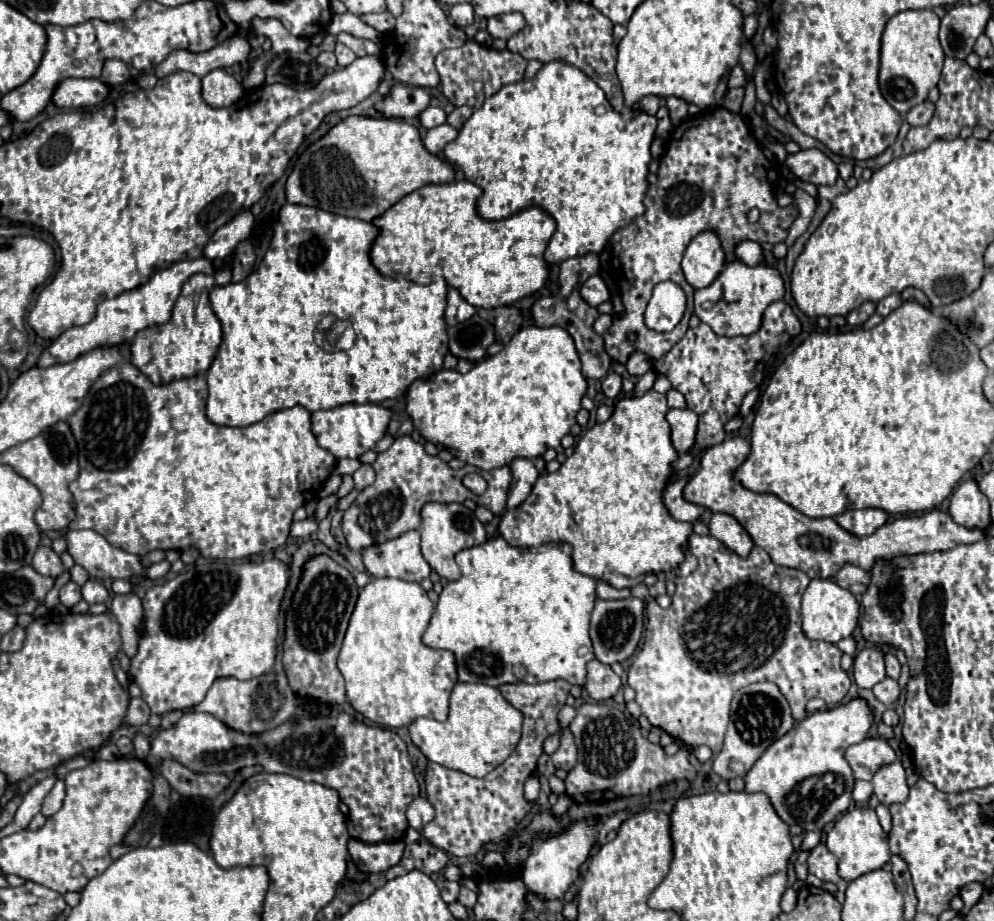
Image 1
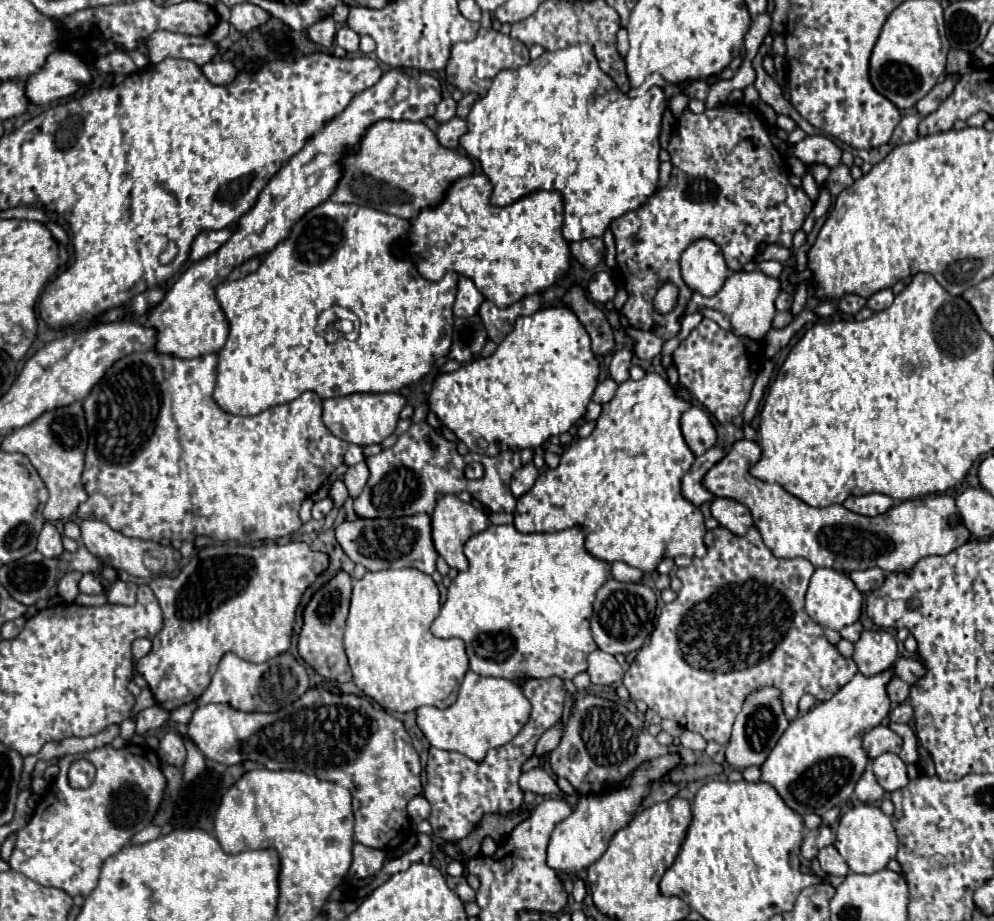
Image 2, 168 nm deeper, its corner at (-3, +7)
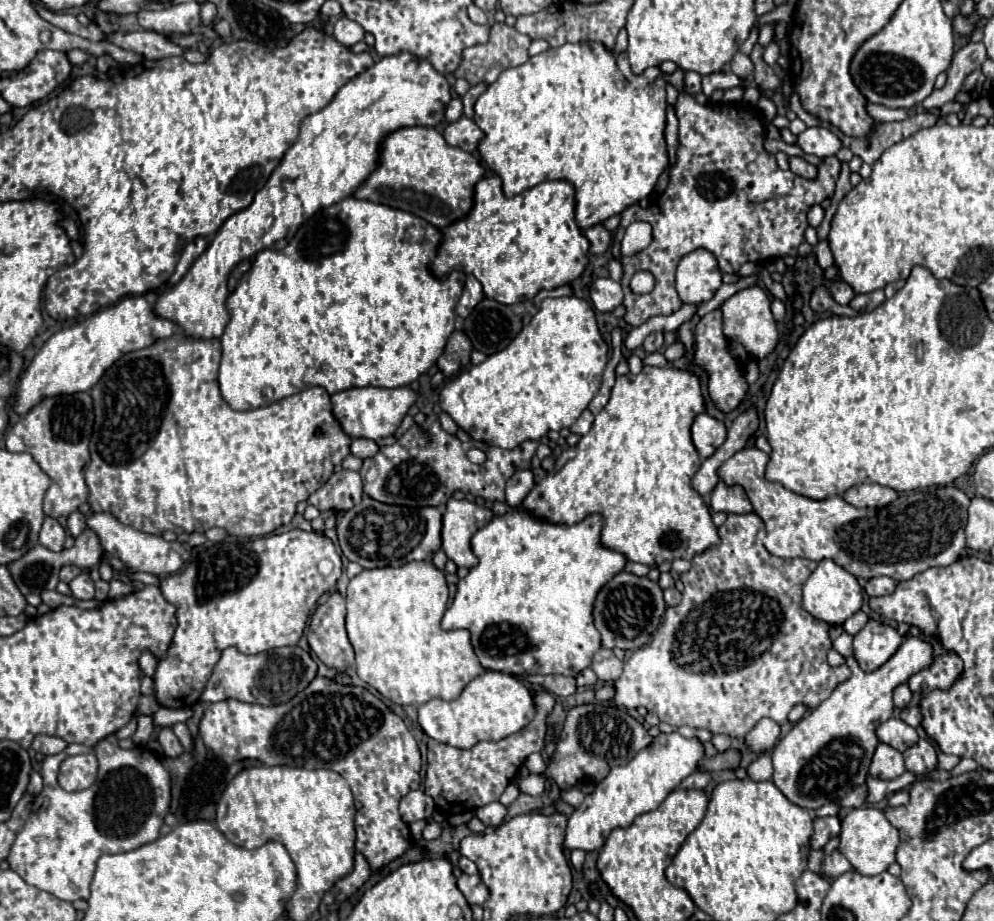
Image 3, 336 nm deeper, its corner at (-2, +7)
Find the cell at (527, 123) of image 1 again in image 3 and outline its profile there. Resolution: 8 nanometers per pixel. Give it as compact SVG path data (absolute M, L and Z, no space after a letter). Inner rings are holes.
M566 43L530 57L520 67L504 69L478 97L474 123L484 131L478 153L502 179L504 195L514 197L544 181L568 181L576 191L576 223L582 231L648 197L658 175L668 165L664 141L666 83L656 79L644 89L632 87L618 71L614 55L602 43Z

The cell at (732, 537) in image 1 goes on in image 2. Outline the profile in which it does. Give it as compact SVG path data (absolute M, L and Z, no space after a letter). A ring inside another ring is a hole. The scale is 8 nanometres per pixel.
M715 497L713 503L711 503L711 513L719 521L719 525L727 527L731 533L735 533L739 537L745 535L747 529L753 525L751 511L735 499Z

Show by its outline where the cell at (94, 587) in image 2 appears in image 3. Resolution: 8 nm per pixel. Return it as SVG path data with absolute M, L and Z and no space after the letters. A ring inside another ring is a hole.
M82 571L74 581L70 581L70 589L76 599L92 599L94 597L94 581L90 579L88 571Z

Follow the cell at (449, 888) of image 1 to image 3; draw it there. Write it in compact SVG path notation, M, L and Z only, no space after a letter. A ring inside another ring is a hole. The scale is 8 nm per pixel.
M460 875L458 877L458 889L464 893L466 901L470 905L482 905L488 899L488 889L484 887L484 883L480 881L478 875Z

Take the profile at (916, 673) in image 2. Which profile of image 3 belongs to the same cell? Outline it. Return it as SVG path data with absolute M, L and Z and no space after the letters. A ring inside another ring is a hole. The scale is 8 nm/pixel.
M944 653L934 659L934 663L908 679L908 687L914 693L928 693L930 689L948 689L958 673L962 671L962 661L954 653Z

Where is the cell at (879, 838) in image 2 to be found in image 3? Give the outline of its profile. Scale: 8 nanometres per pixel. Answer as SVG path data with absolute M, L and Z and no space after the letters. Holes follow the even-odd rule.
M858 807L852 809L842 819L842 833L840 833L840 847L838 851L852 863L852 867L862 875L878 875L888 869L896 861L896 849L900 845L898 829L886 819L880 809L874 807Z

